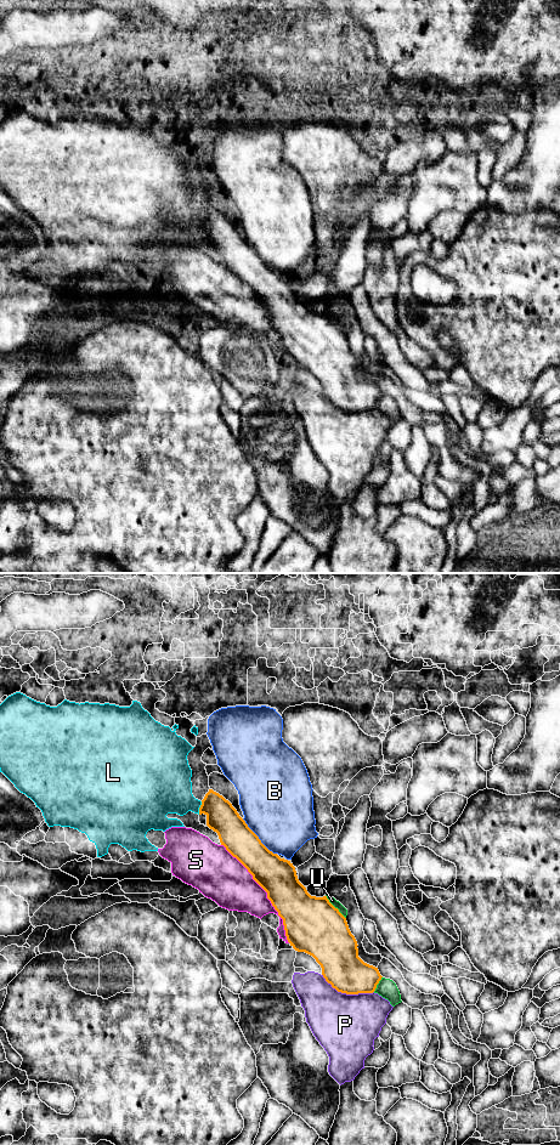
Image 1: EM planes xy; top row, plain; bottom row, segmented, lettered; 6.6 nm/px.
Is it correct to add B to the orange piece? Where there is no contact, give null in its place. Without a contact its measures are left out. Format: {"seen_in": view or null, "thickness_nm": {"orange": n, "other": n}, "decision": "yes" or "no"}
{"seen_in": "xy", "thickness_nm": {"orange": 240, "other": 460}, "decision": "no"}

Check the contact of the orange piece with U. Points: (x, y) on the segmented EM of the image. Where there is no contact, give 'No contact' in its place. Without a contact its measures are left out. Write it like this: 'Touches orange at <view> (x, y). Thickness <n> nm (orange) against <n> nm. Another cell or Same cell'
Touches orange at xy (334, 907). Thickness 380 nm (orange) against 50 nm. Another cell

